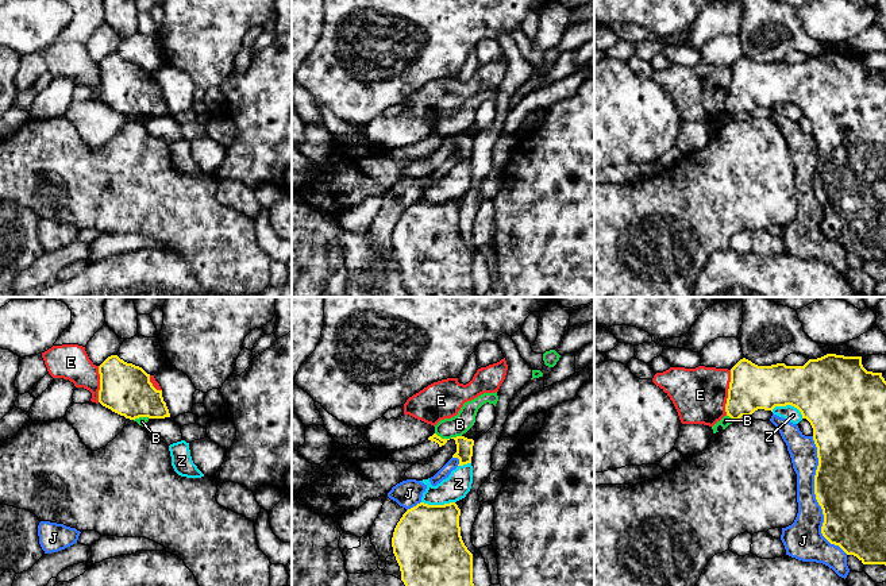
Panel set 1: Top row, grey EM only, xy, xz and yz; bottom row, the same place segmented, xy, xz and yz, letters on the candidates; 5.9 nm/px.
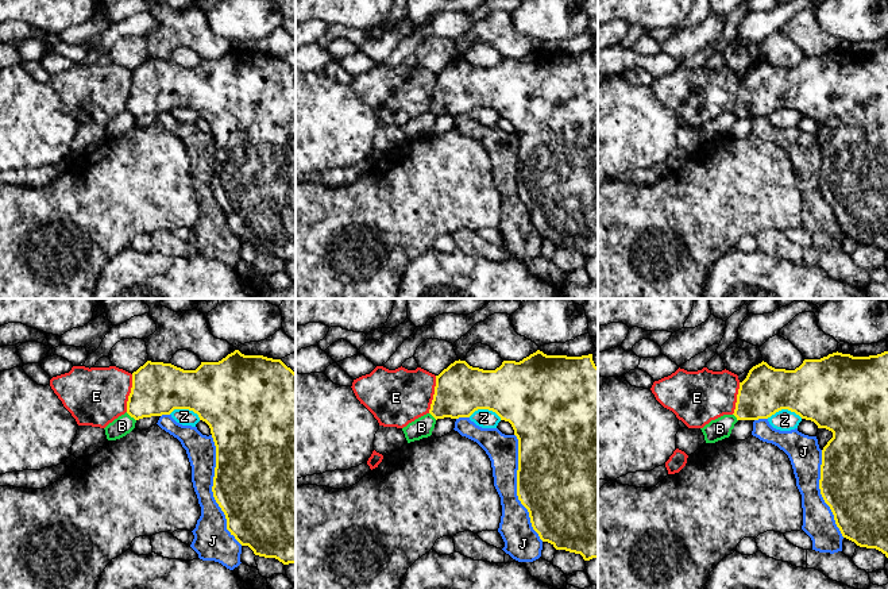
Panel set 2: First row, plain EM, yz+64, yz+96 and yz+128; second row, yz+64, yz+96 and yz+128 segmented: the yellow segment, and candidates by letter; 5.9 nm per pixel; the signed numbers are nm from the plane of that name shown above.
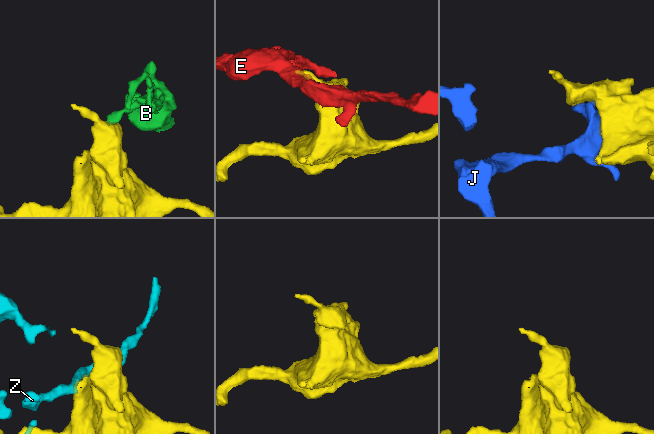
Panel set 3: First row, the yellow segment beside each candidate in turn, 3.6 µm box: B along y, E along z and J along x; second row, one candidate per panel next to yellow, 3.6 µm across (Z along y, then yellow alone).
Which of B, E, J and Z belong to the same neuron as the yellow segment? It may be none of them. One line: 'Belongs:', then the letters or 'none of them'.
Belongs: none of them

